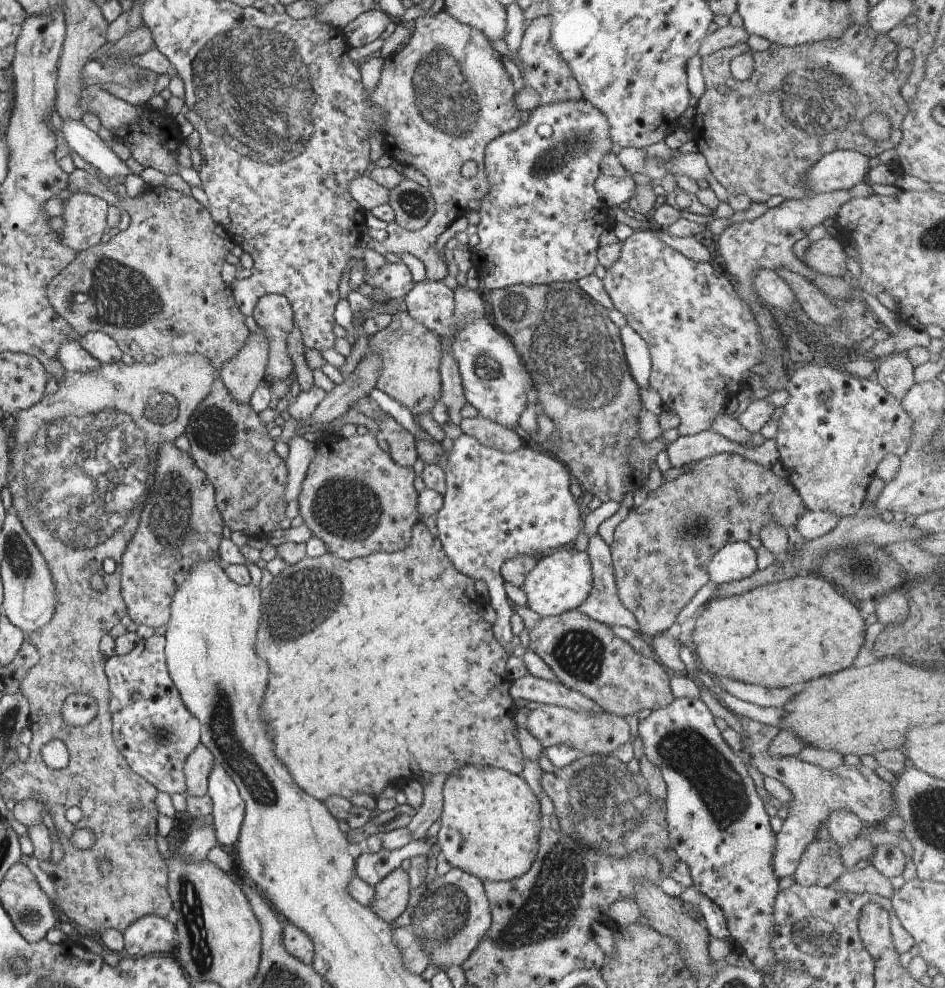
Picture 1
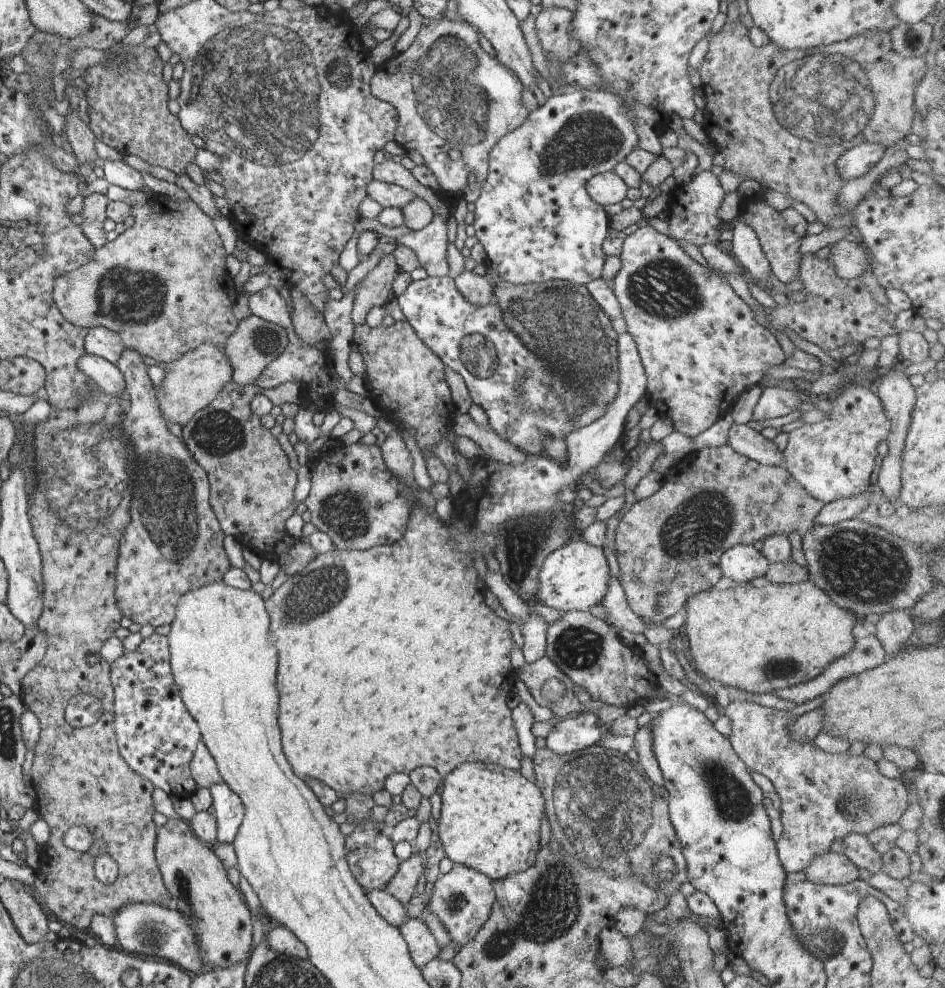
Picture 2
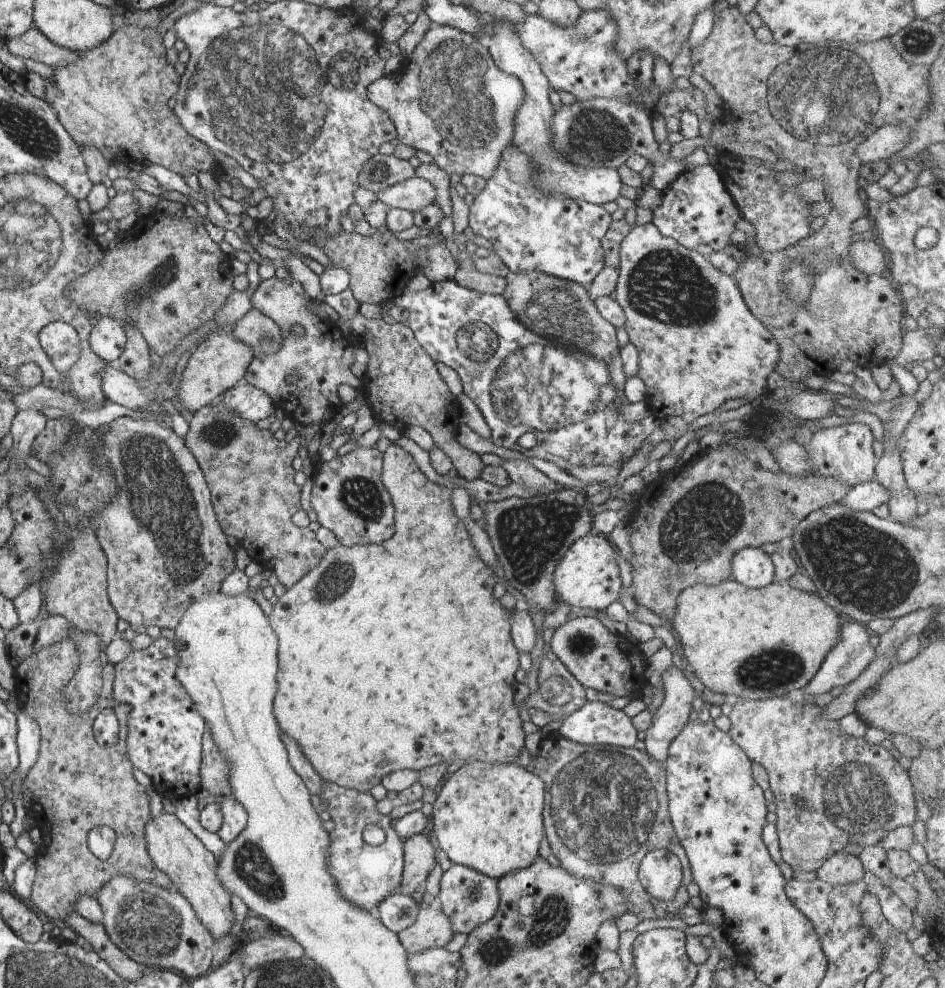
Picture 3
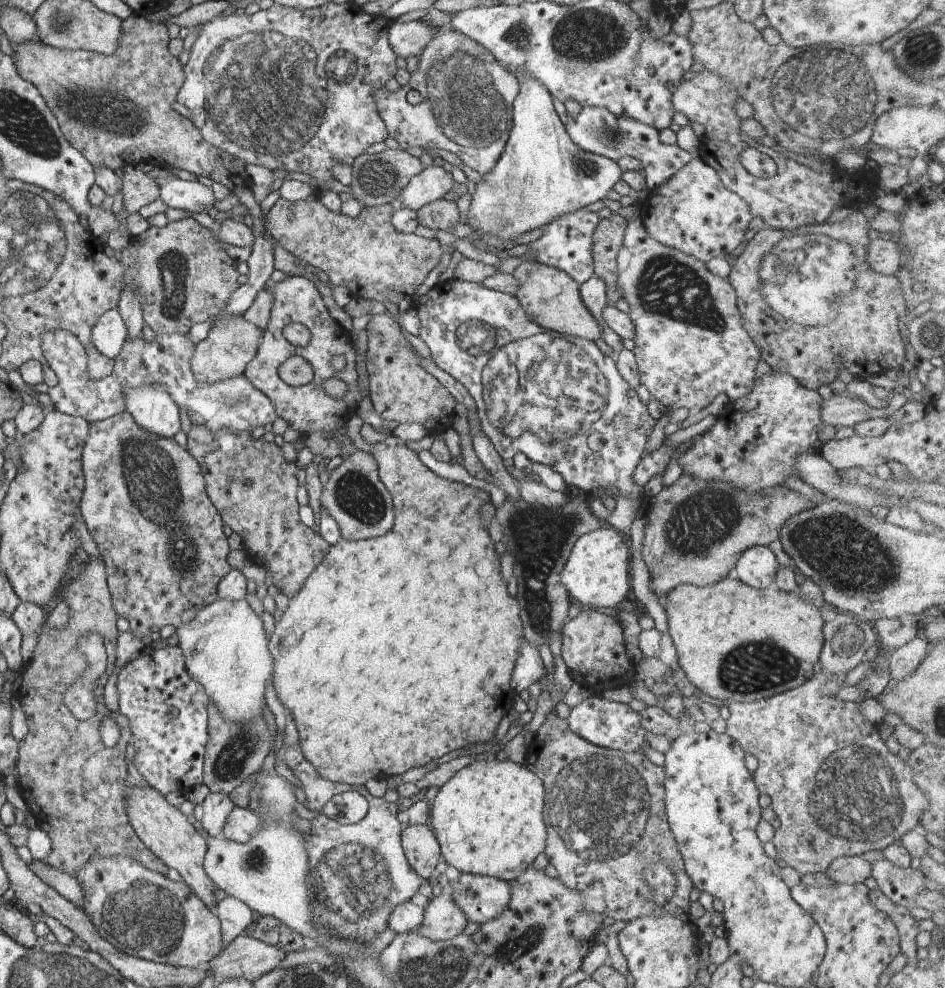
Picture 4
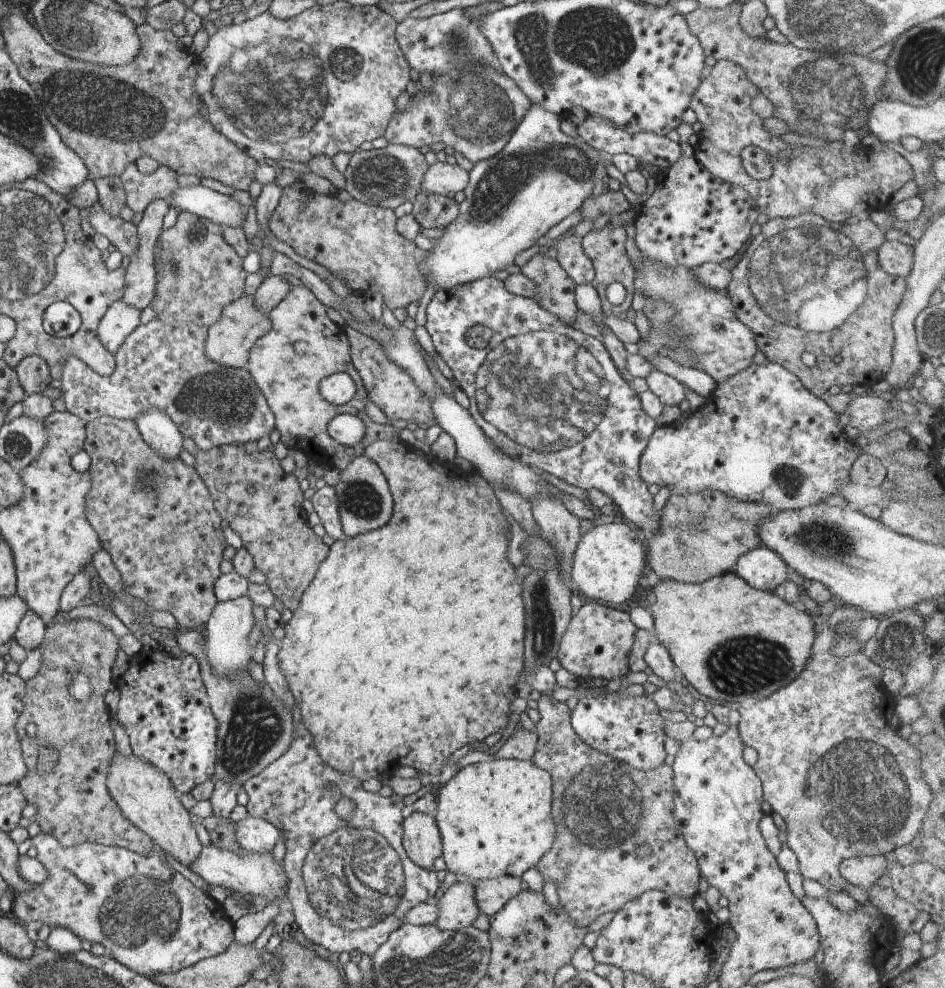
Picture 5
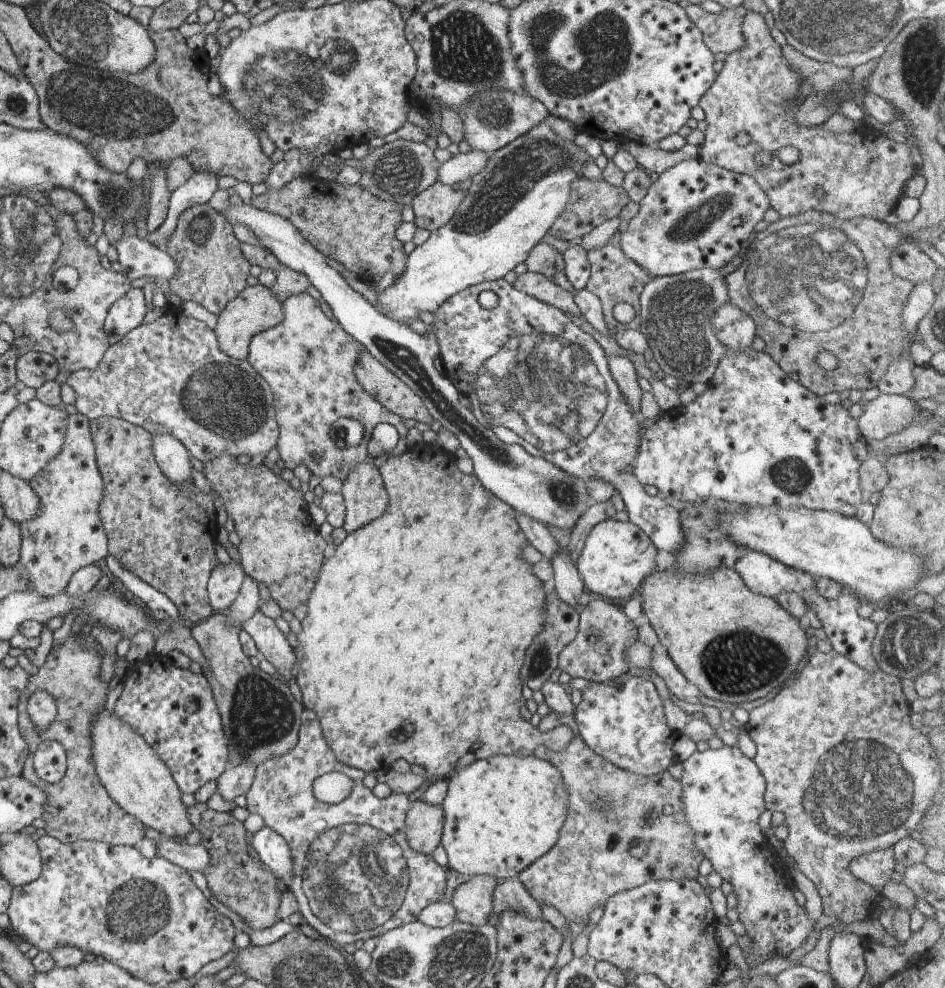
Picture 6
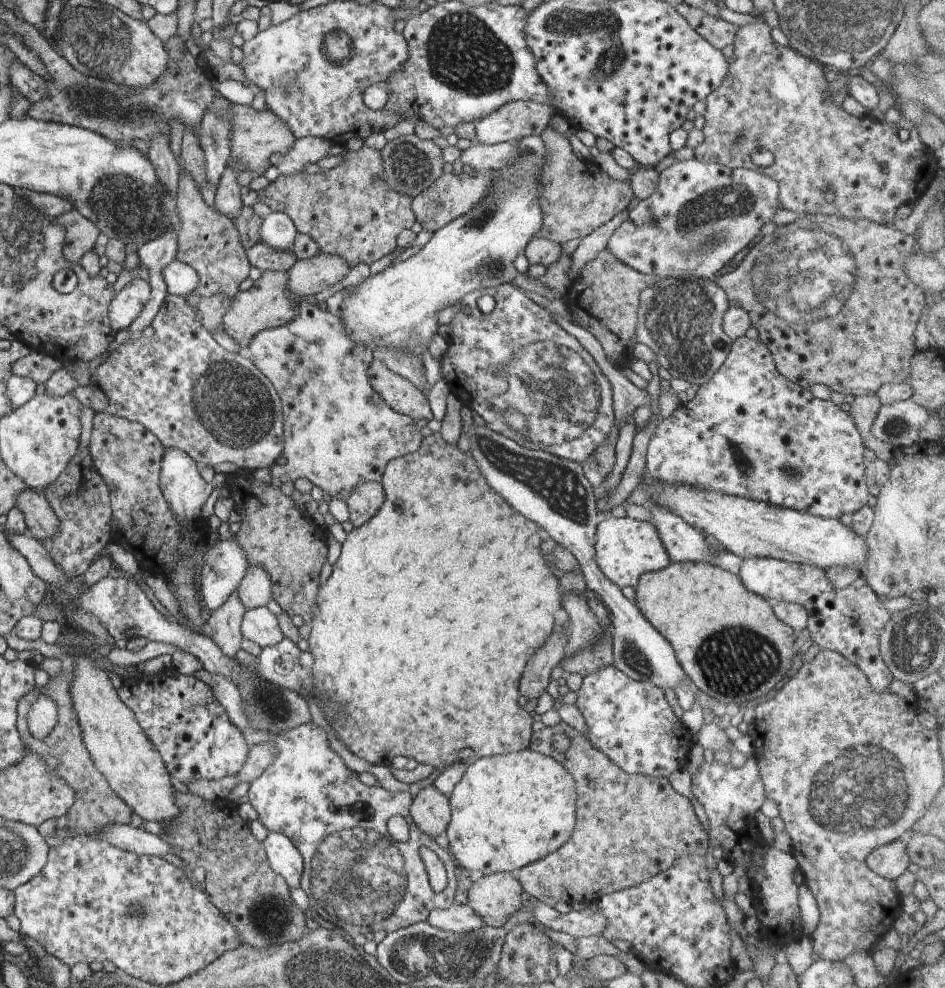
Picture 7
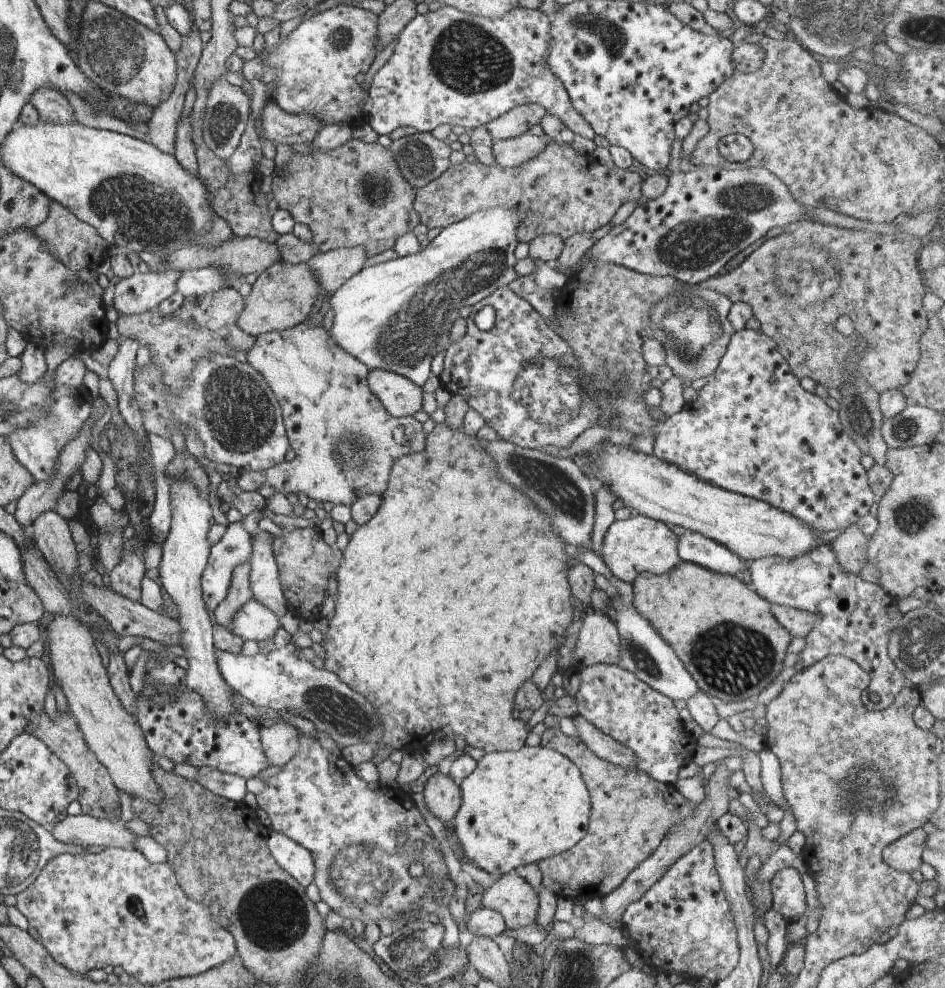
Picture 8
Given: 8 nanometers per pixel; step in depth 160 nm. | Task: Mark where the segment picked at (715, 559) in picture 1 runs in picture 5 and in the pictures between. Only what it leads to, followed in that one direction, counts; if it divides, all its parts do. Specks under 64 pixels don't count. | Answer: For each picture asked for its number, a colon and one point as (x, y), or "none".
2: (741, 563)
3: (753, 568)
4: (757, 566)
5: (763, 569)

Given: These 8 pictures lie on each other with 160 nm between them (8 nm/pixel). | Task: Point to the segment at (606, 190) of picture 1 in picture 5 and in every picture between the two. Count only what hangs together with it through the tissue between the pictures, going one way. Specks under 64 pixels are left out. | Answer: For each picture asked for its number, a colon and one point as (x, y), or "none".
2: (607, 188)
3: (532, 123)
4: (542, 173)
5: (541, 176)

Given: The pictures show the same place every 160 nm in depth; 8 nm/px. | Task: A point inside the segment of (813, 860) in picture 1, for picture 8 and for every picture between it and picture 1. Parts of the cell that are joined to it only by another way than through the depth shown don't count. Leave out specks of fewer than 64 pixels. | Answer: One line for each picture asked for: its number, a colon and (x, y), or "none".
2: (829, 868)
3: (842, 868)
4: (853, 869)
5: (863, 871)
6: (876, 867)
7: (891, 860)
8: (905, 854)

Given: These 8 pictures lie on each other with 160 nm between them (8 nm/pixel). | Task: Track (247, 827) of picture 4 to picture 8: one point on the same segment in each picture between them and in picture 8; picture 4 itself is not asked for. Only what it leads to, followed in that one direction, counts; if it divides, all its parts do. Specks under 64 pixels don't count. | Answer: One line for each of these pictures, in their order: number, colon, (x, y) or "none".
5: (254, 834)
6: (273, 850)
7: (284, 857)
8: (296, 860)

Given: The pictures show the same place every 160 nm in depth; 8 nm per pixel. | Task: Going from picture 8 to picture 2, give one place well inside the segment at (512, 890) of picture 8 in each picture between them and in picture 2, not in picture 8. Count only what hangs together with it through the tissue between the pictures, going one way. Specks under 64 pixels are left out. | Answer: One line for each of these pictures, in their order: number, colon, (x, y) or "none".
2: (423, 948)
3: (432, 928)
4: (443, 919)
5: (457, 909)
6: (473, 900)
7: (496, 897)

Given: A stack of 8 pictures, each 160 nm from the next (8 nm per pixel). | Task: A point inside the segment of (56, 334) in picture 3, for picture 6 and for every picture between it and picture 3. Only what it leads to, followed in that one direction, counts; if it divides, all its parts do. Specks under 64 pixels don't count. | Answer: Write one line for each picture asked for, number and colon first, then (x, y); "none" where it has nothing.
4: (235, 403)
5: (159, 365)
6: (169, 376)

